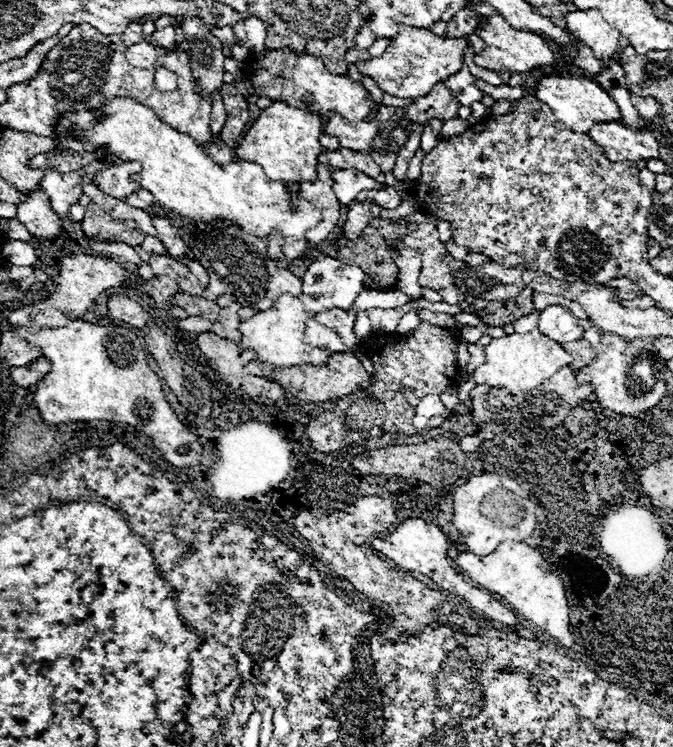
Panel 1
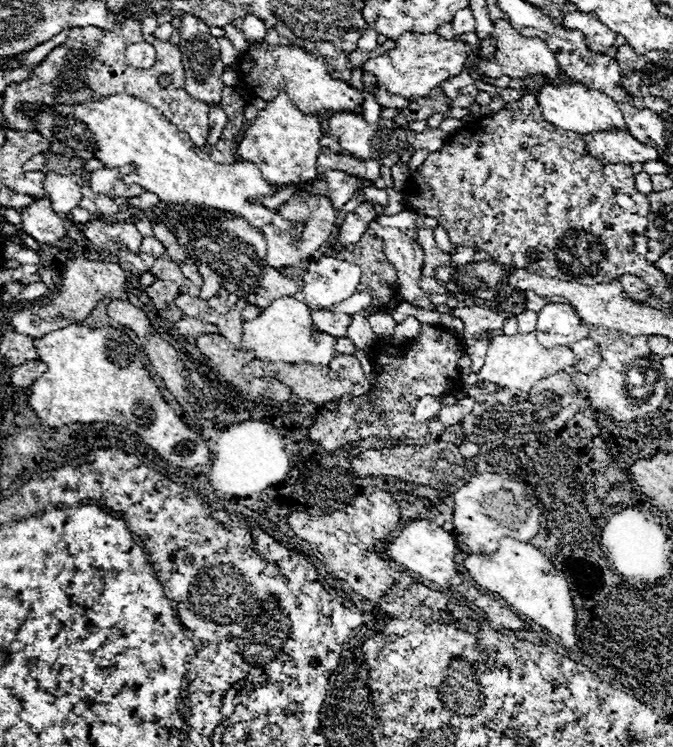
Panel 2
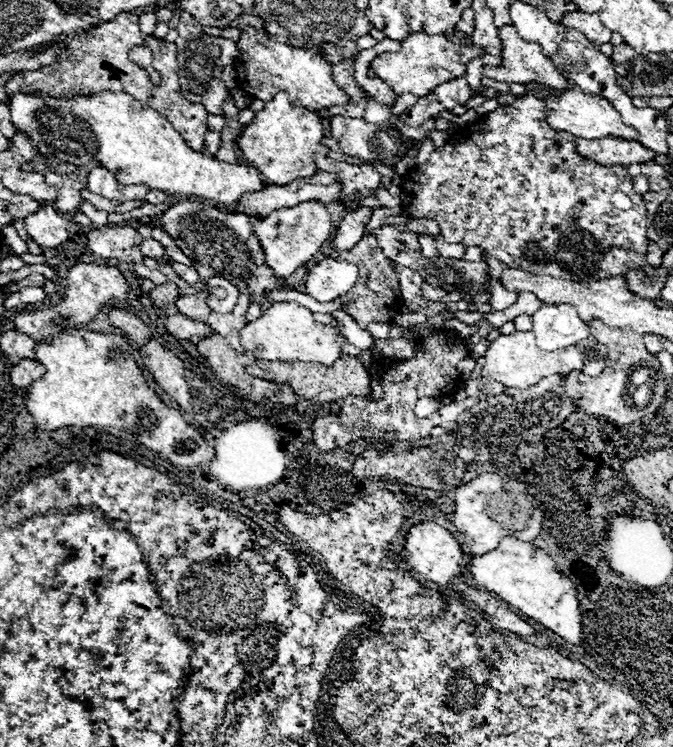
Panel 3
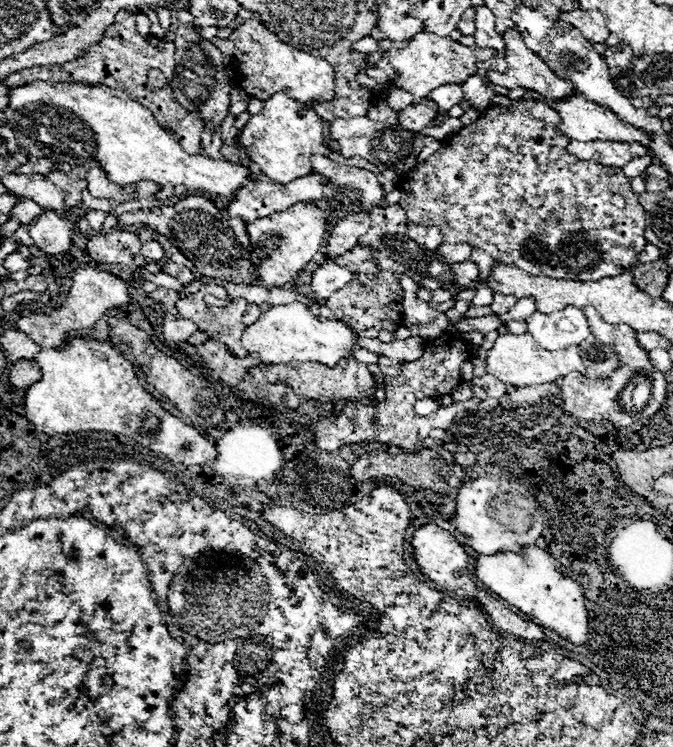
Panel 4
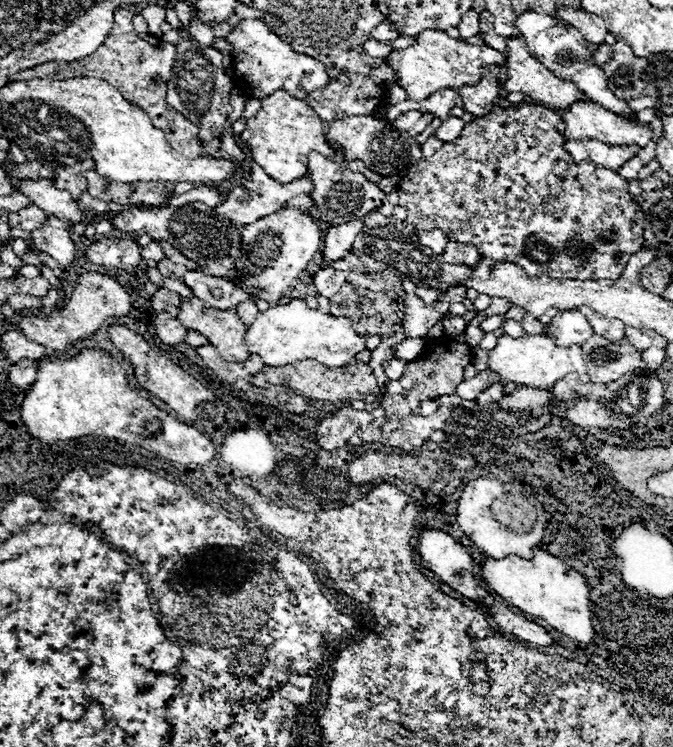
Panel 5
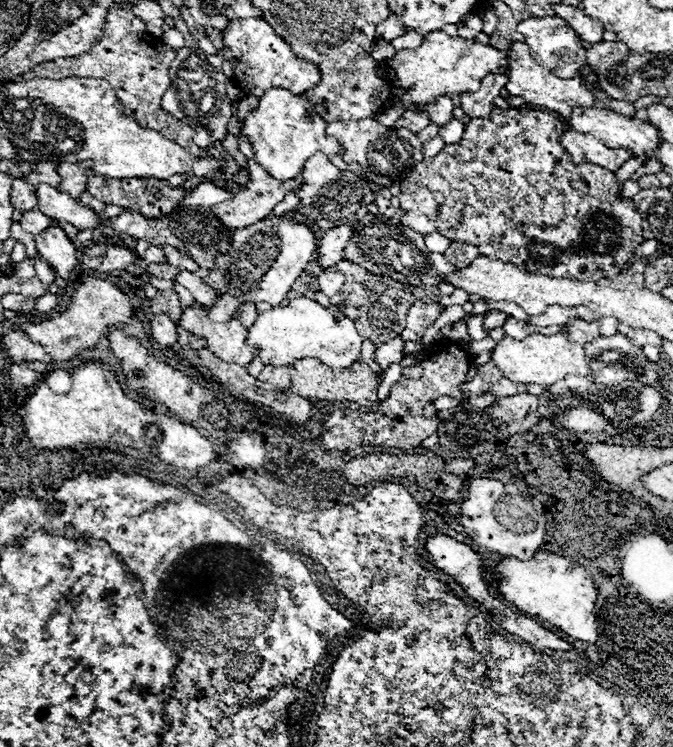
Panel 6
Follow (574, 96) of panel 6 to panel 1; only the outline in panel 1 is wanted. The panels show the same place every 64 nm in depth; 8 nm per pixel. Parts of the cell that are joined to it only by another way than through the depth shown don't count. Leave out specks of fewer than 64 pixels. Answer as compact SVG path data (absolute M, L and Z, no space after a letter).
M498 14L488 16L482 24L478 24L474 34L478 34L484 40L484 50L474 56L474 62L478 66L492 70L492 72L508 70L510 74L512 72L522 74L522 72L528 72L528 70L538 68L538 66L552 66L556 60L552 50L546 46L546 42L538 34L528 32L528 30L516 30Z

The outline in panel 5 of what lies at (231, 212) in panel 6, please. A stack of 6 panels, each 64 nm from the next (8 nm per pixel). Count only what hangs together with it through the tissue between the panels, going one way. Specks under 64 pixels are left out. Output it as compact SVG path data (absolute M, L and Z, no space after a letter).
M250 162L250 178L242 186L236 186L228 194L228 198L220 206L216 206L216 212L226 216L228 220L236 222L238 226L246 226L246 224L252 224L252 222L256 222L256 220L260 220L260 218L264 218L264 216L268 216L272 212L282 210L290 198L300 196L300 194L308 196L312 190L314 190L314 182L308 176L292 180L288 184L280 184L280 182L268 178L268 174L264 174L264 170L260 166Z

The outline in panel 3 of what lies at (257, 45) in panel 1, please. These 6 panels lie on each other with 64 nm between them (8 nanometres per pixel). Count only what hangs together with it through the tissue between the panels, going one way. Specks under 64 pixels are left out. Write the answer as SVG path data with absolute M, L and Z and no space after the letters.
M242 14L238 20L234 20L231 24L232 27L248 28L248 26L254 26L254 28L264 28L262 20L258 16L250 16L250 14Z

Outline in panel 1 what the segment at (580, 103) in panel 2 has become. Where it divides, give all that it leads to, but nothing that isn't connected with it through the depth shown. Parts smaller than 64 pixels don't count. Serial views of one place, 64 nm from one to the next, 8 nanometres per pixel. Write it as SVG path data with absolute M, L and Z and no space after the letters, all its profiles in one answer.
M548 74L542 76L536 84L536 98L540 102L546 102L552 110L552 114L564 122L570 130L588 134L596 122L610 122L610 120L622 120L622 114L616 106L616 102L590 78L578 76L578 74Z

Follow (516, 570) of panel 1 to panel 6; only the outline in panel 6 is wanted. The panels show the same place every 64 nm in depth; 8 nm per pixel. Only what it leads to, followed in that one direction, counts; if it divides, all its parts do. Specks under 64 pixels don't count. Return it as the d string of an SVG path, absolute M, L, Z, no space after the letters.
M536 552L532 560L524 562L518 558L504 558L494 568L494 578L498 582L500 594L512 602L522 612L534 614L570 634L580 642L596 642L596 616L594 616L594 598L596 588L592 576L578 564L550 552Z

